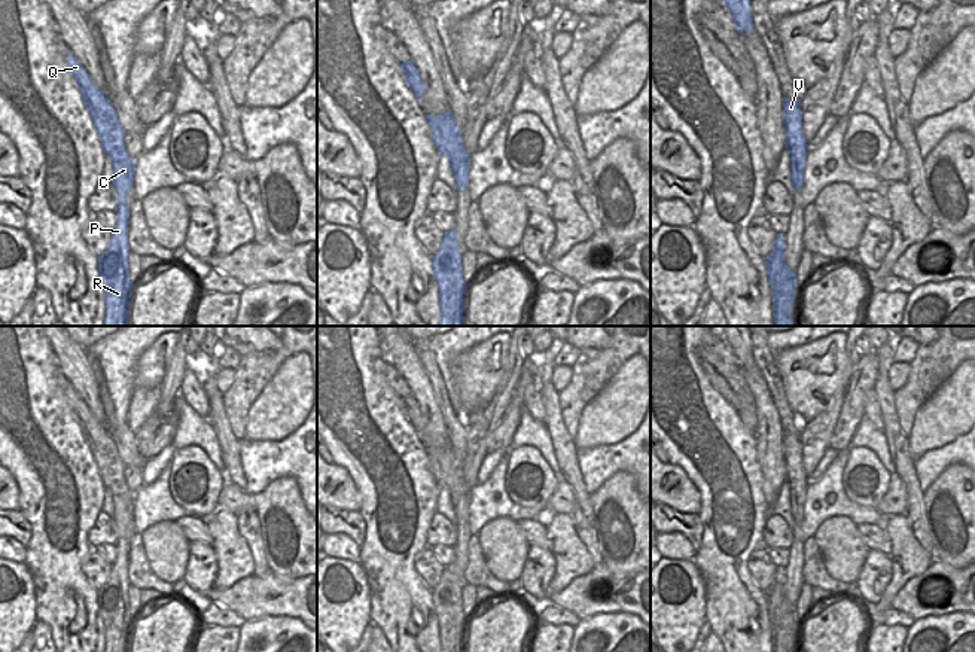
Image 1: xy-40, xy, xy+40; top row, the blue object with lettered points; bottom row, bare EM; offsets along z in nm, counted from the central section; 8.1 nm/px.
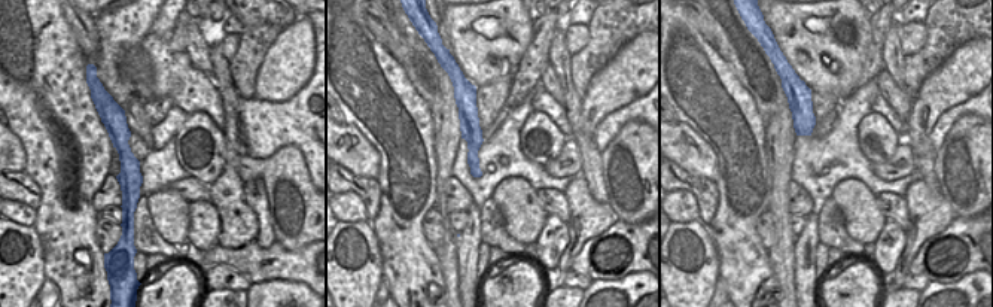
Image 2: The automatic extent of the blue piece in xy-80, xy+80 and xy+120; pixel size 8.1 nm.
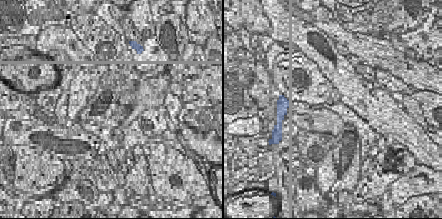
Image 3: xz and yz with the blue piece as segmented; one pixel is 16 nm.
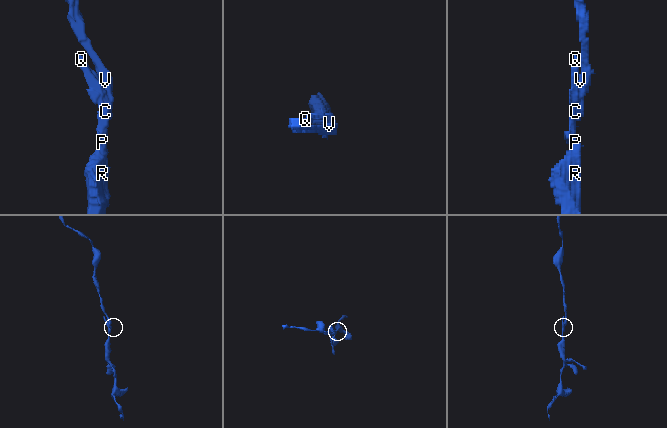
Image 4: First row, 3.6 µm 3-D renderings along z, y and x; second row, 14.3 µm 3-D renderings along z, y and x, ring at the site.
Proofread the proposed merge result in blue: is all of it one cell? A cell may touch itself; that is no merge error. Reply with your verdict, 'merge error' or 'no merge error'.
merge error

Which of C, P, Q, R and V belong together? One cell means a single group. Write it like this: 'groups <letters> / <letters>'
groups C P Q R / V

